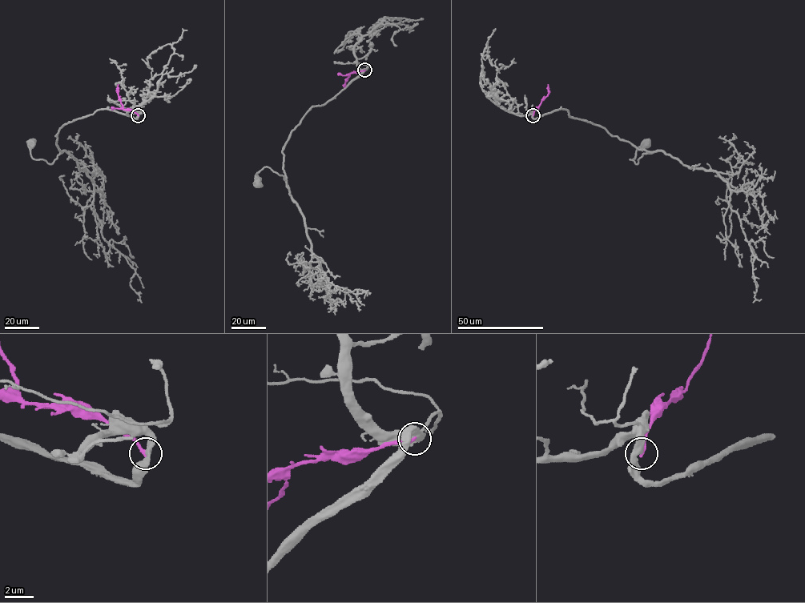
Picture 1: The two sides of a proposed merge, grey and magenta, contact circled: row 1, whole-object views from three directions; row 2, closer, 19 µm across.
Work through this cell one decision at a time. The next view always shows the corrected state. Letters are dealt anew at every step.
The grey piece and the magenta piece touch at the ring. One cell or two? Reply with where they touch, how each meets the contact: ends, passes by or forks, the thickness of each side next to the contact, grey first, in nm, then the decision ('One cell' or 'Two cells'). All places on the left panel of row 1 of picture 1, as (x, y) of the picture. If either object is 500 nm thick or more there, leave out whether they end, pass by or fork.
Place: (138, 115). At the ring grey passes by. At the ring magenta ends. Thickness 360 nm (grey) against 220 nm. One cell

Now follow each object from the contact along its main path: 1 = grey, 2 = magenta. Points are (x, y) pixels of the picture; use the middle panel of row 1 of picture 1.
1: (364, 70), (312, 106), (292, 130), (282, 150), (287, 187), (282, 175), (263, 166), (258, 183)
2: (364, 70), (352, 73), (344, 85)

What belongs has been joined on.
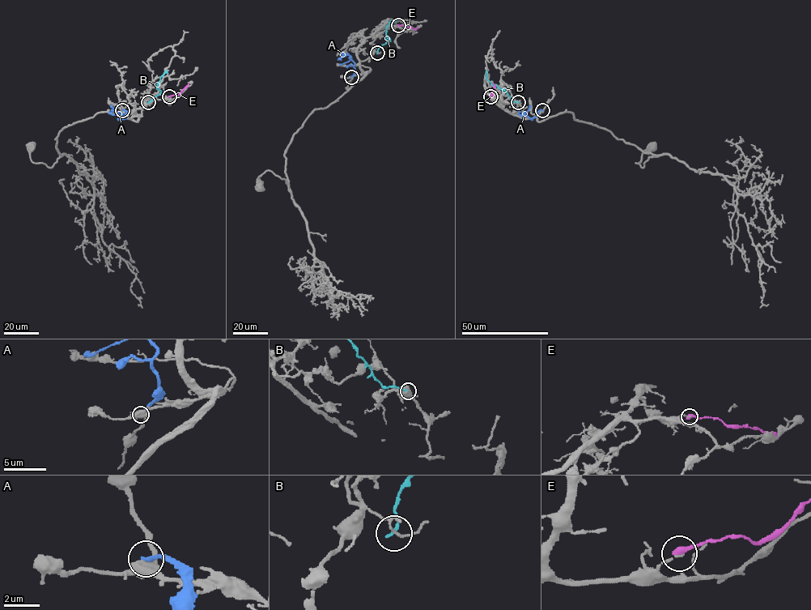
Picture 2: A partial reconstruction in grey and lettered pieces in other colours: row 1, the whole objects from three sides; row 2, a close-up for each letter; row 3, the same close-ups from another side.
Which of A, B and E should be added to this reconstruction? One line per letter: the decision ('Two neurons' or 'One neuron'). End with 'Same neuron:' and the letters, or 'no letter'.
A: Two neurons
B: Two neurons
E: Two neurons
Same neuron: no letter

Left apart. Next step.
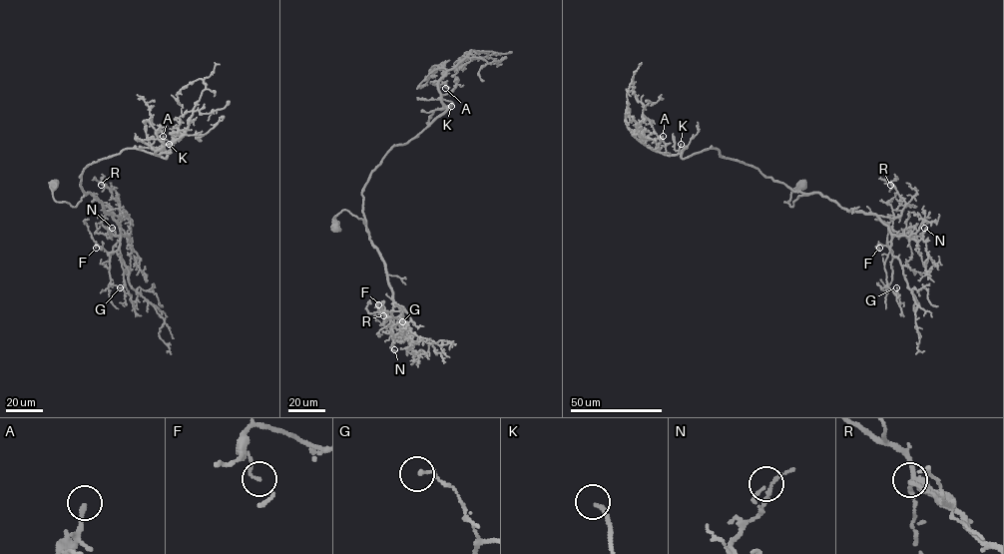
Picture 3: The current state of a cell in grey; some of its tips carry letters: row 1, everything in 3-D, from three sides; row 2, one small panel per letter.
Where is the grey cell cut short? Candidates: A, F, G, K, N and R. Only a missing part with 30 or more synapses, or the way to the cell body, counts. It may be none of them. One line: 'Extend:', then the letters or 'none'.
Extend: A, K

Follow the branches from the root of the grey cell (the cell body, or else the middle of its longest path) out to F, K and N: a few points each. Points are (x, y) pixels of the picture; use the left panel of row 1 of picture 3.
F: (53, 185), (56, 201), (75, 207), (91, 193), (116, 222), (119, 248), (111, 252), (96, 244), (96, 248)
K: (53, 185), (53, 199), (75, 207), (86, 195), (79, 177), (89, 165), (131, 148), (166, 158), (169, 144)
N: (53, 185), (53, 199), (74, 207), (91, 193), (116, 222), (120, 235), (110, 234), (110, 238), (112, 228)

